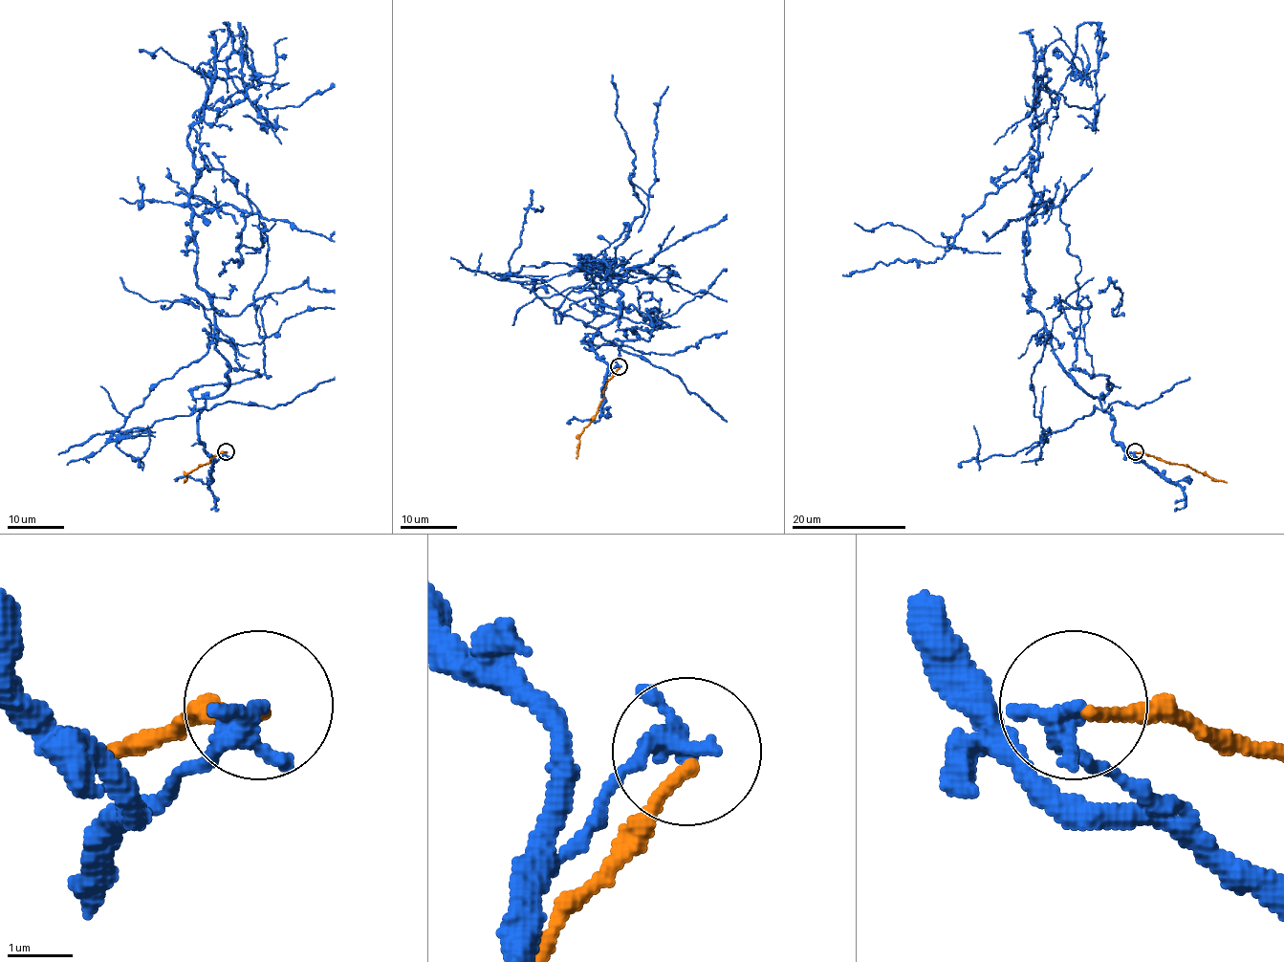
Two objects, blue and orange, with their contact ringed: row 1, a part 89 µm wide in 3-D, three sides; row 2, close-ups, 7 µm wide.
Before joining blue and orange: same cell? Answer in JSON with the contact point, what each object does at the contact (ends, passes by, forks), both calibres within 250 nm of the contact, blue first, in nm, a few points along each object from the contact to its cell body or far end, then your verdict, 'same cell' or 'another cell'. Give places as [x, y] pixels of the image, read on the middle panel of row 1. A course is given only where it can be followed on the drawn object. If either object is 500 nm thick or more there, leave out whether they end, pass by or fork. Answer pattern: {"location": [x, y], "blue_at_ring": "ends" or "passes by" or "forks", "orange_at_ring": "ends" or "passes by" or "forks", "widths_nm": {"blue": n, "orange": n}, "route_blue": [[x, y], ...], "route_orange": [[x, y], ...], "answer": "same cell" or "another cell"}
{"location": [619, 366], "blue_at_ring": "ends", "orange_at_ring": "ends", "widths_nm": {"blue": 360, "orange": 180}, "route_blue": [[619, 367], [590, 341], [620, 293], [583, 259], [623, 331], [727, 268]], "route_orange": [[619, 367], [603, 390], [603, 399], [595, 419], [580, 436], [576, 458]], "answer": "another cell"}

